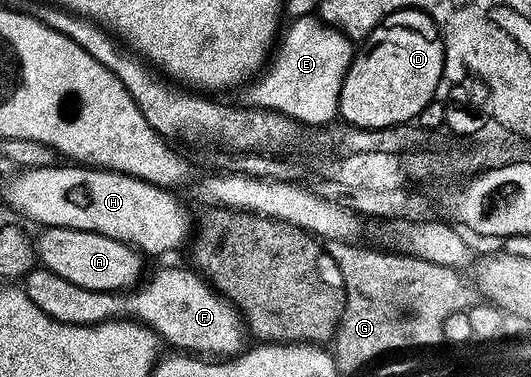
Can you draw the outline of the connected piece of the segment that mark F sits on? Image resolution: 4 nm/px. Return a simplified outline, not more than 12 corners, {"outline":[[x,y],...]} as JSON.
{"outline":[[36,266],[29,302],[66,324],[138,320],[174,349],[244,351],[242,312],[194,267],[94,292]]}

